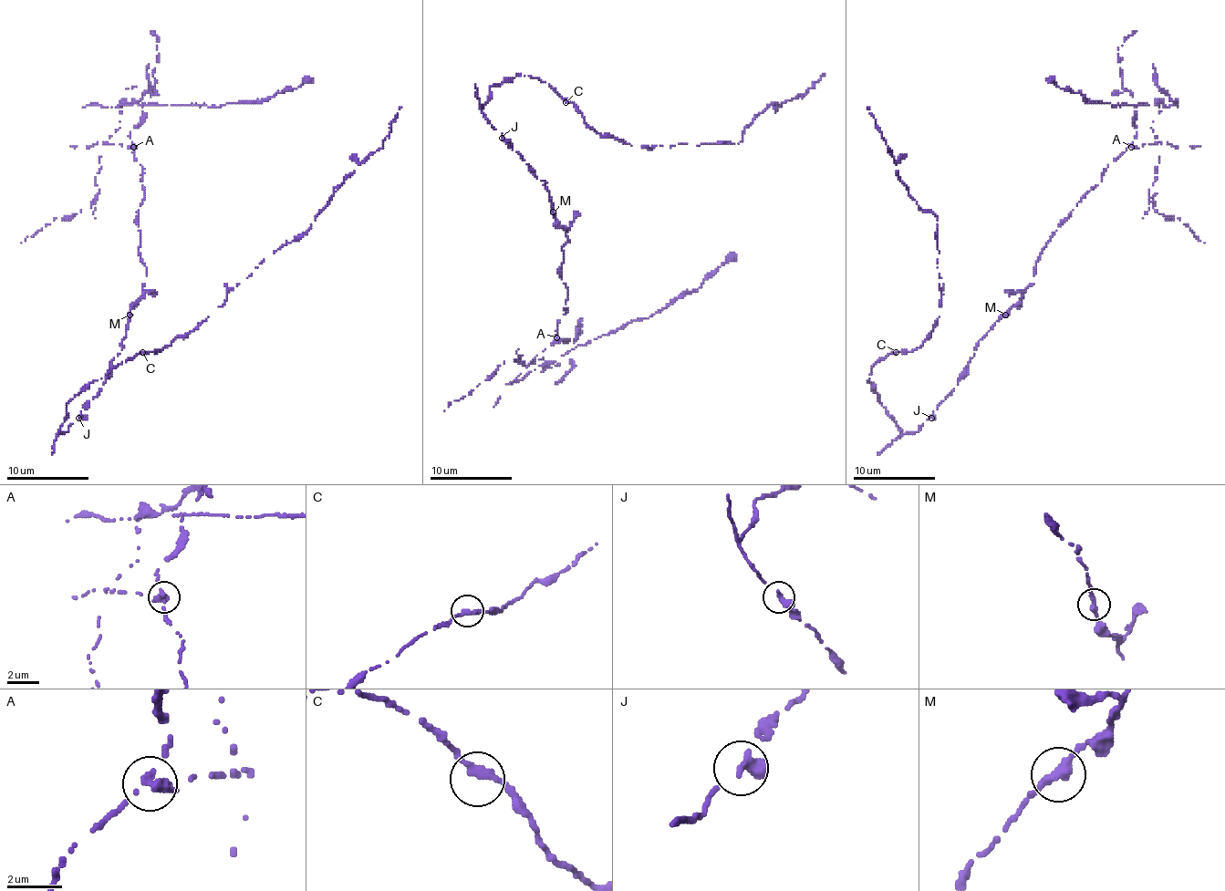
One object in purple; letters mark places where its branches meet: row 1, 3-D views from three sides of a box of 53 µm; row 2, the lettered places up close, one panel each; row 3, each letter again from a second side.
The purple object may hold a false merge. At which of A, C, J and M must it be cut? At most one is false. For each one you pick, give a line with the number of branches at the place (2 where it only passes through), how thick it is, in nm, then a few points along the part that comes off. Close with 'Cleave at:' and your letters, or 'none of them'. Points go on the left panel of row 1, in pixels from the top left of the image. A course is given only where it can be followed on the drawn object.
A: 2 branches meet; 320 nm thick; foreign part runs (134, 146), (128, 148), (108, 142), (119, 128), (119, 107), (259, 103), (293, 90), (311, 78)
Cleave at: A

